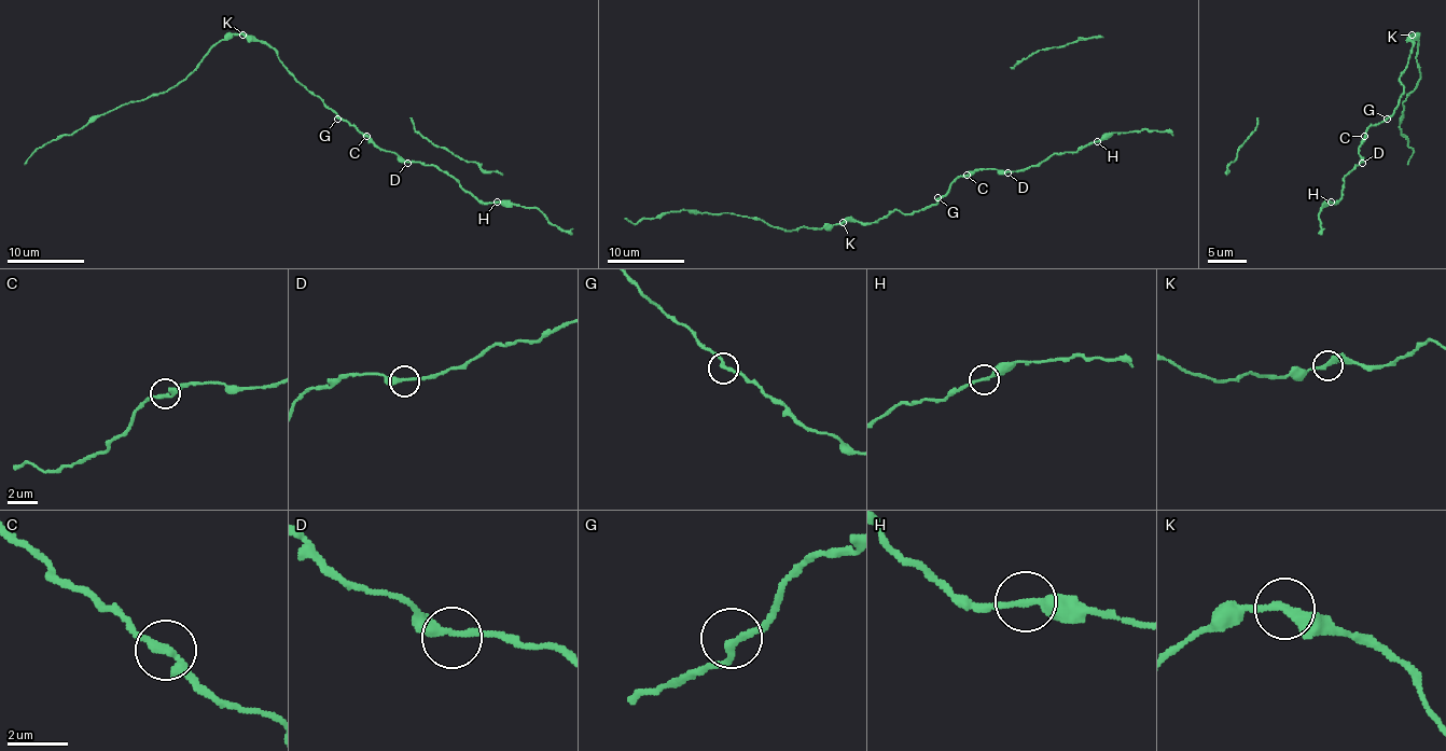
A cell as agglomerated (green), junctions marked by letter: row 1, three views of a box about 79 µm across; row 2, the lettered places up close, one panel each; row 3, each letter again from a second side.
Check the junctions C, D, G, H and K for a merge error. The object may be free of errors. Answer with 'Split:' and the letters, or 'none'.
Split: K

